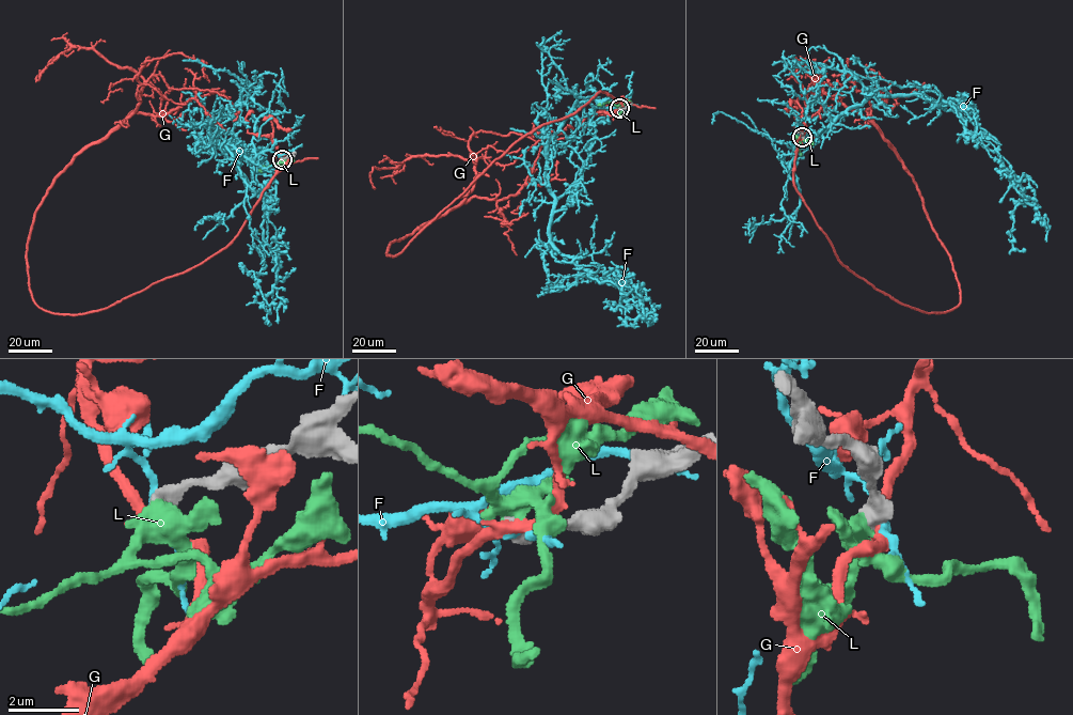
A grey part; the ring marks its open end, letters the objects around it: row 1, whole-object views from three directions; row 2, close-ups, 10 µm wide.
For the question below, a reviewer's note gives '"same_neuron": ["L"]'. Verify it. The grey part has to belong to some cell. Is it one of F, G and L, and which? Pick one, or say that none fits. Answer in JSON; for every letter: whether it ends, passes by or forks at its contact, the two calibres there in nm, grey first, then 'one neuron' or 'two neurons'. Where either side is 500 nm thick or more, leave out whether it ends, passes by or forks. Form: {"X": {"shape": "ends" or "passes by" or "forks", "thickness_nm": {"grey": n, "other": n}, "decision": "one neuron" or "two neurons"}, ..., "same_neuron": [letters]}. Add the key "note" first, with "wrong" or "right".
{"note": "right", "F": {"thickness_nm": {"grey": 550, "other": 190}, "decision": "two neurons"}, "G": {"thickness_nm": {"grey": 550, "other": 360}, "decision": "two neurons"}, "L": {"thickness_nm": {"grey": 550, "other": 480}, "decision": "one neuron"}, "same_neuron": ["L"]}

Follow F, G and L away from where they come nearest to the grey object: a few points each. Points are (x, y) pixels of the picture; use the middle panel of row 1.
F: (619, 109), (582, 102), (548, 143), (550, 244), (615, 283), (626, 310), (625, 294), (636, 286), (642, 297)
G: (619, 108), (601, 91), (537, 126), (393, 257), (463, 200), (477, 158), (411, 156), (374, 167), (375, 188)
L: (619, 108), (609, 102), (598, 105)

